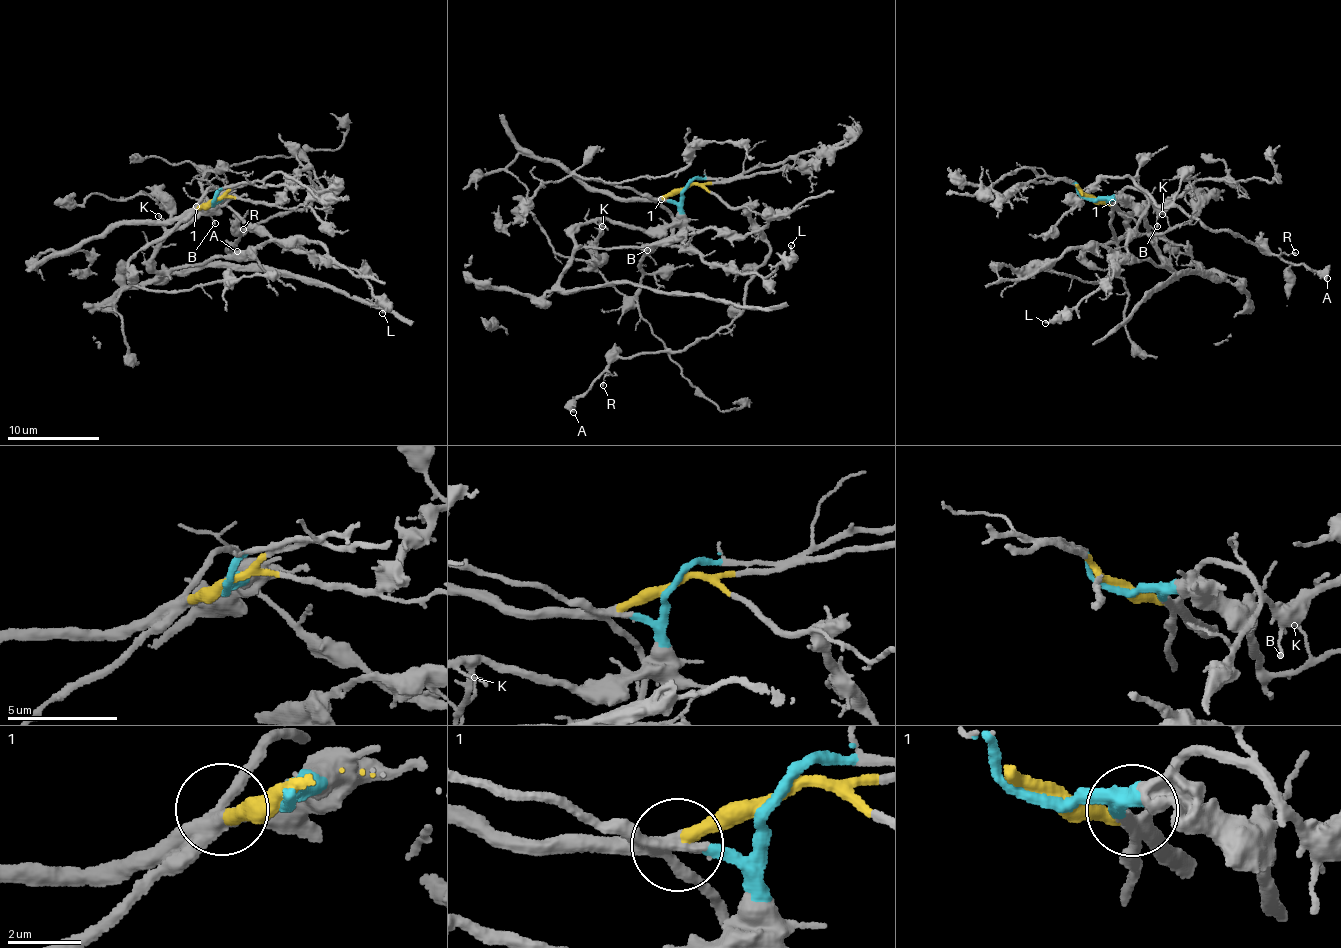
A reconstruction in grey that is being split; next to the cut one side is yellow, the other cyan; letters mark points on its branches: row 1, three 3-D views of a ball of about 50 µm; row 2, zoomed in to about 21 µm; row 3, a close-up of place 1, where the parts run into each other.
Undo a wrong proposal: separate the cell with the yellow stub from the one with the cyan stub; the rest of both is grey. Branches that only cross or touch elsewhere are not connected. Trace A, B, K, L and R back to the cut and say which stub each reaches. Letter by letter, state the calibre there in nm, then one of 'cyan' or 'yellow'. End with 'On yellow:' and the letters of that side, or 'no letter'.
A: 440 nm | yellow
B: 140 nm | yellow
K: 140 nm | cyan
L: 190 nm | yellow
R: 160 nm | yellow
On yellow: A, B, L, R

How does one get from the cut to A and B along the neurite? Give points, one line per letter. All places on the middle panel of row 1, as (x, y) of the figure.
A: (685, 187), (706, 188), (748, 215), (770, 248), (744, 309), (679, 351), (616, 359), (574, 413)
B: (685, 187), (666, 194), (660, 200), (673, 217), (673, 231), (668, 241), (648, 247), (647, 251)

